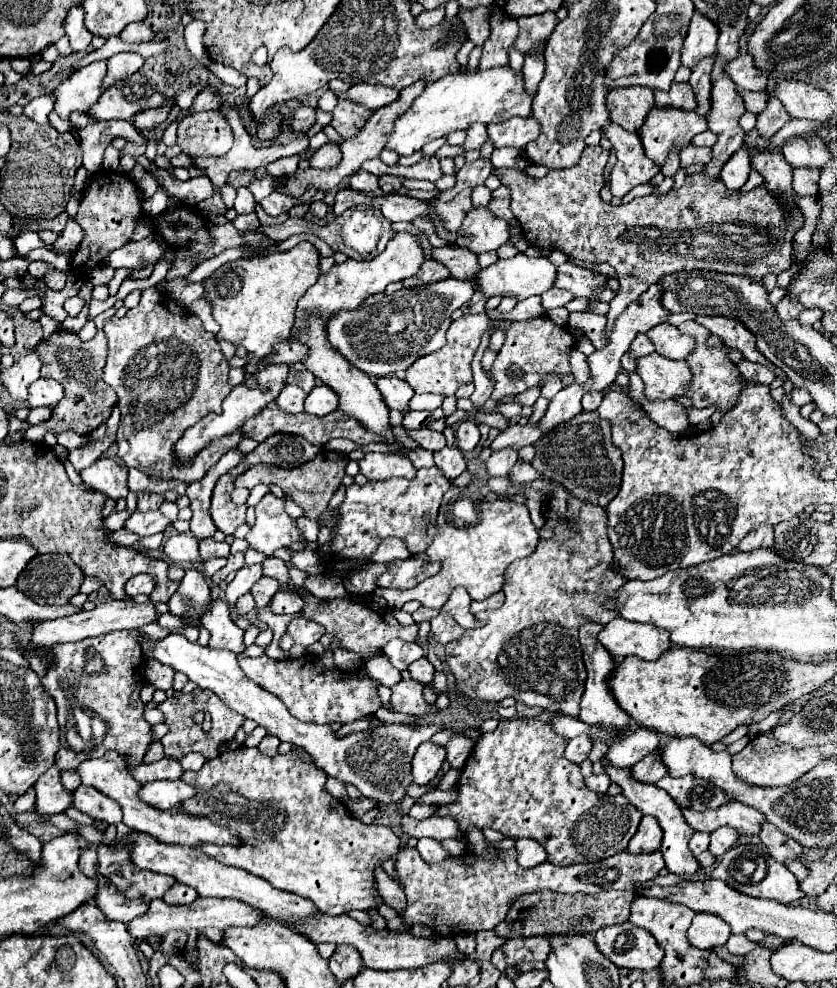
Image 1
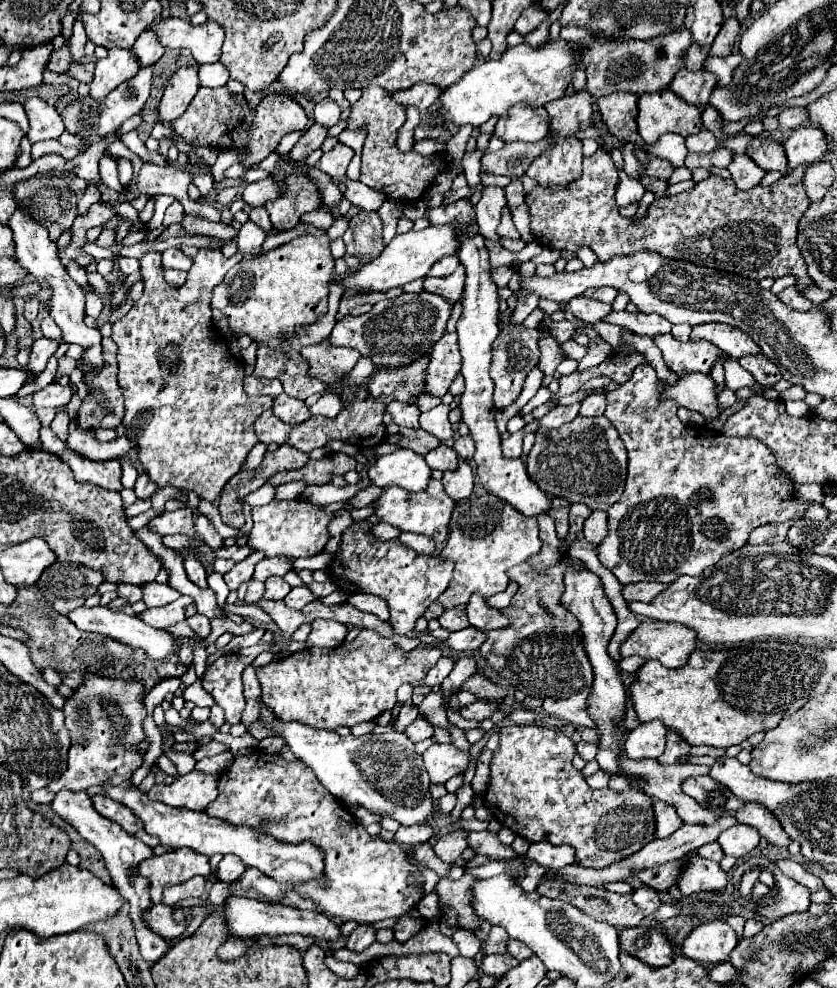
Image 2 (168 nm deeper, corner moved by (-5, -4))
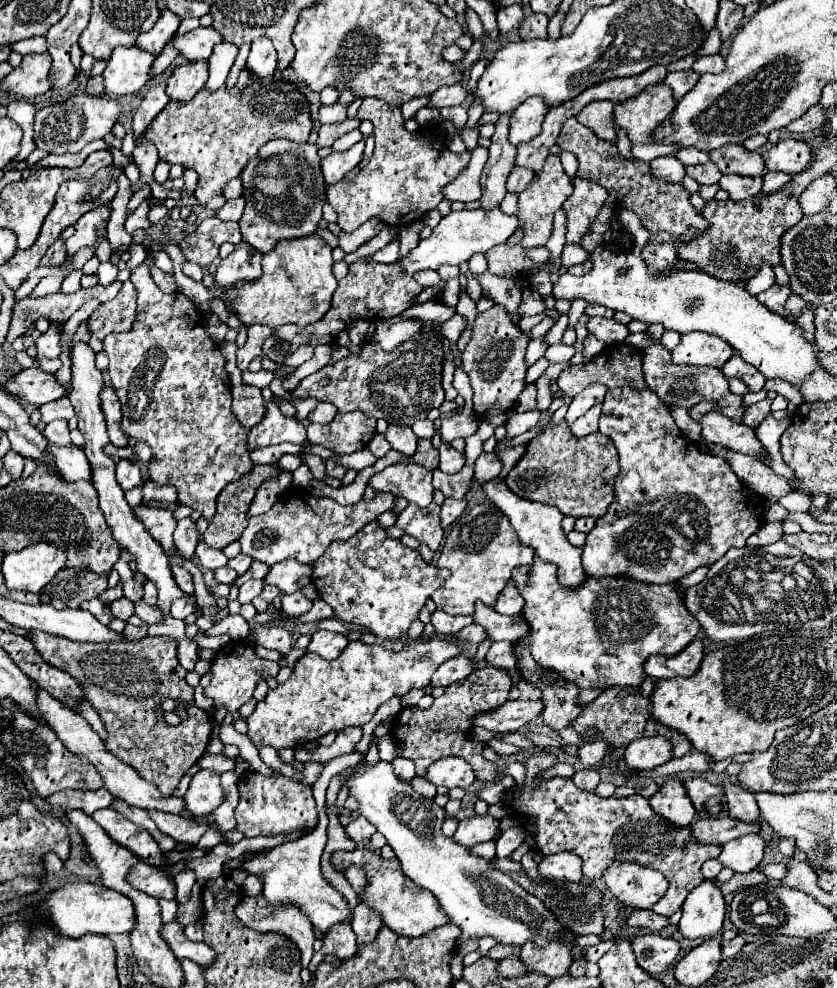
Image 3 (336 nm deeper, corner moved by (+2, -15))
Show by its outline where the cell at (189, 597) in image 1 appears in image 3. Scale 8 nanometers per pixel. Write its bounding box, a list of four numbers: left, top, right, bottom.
[172,565,194,595]

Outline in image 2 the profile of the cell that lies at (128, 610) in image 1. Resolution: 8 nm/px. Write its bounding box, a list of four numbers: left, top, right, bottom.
[139,596,193,628]

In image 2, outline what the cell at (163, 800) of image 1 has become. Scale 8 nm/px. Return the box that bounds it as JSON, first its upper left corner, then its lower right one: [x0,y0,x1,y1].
[149,770,219,810]

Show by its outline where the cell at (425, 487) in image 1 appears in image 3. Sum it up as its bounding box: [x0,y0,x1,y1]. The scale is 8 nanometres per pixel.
[396,503,444,551]

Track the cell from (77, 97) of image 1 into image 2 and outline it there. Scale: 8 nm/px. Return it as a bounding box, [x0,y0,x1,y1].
[89,50,139,100]

